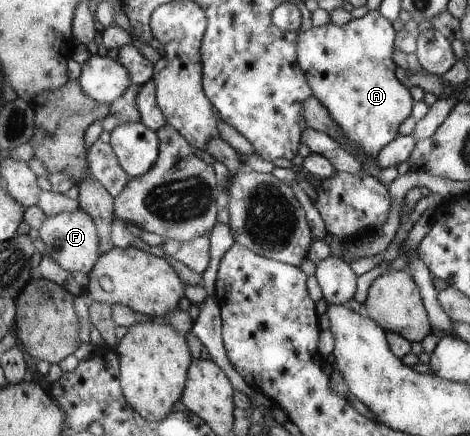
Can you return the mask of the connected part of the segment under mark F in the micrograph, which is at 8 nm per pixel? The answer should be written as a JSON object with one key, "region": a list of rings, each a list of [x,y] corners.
{"region":[[[85,210],[73,212],[61,212],[60,214],[48,217],[45,223],[38,229],[41,241],[45,243],[45,253],[55,260],[59,267],[68,272],[89,273],[99,259],[99,229],[94,218]]]}

